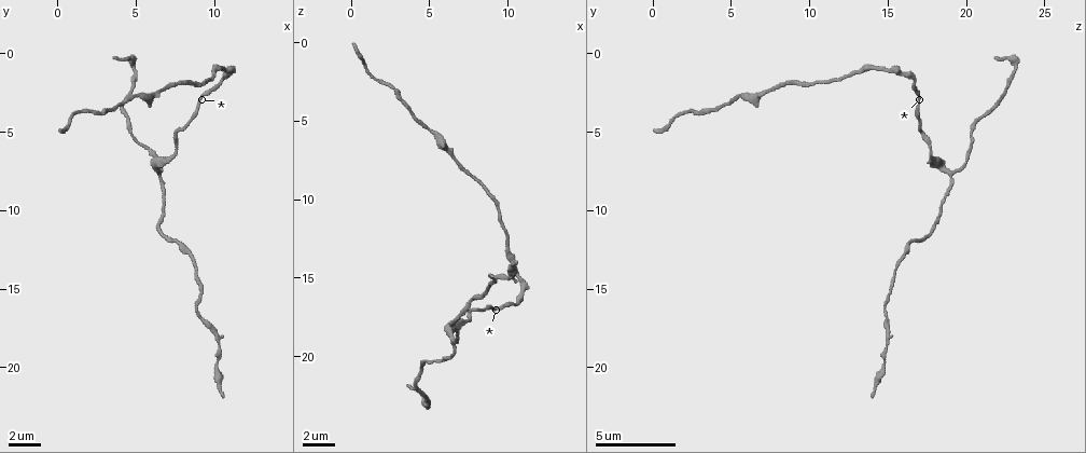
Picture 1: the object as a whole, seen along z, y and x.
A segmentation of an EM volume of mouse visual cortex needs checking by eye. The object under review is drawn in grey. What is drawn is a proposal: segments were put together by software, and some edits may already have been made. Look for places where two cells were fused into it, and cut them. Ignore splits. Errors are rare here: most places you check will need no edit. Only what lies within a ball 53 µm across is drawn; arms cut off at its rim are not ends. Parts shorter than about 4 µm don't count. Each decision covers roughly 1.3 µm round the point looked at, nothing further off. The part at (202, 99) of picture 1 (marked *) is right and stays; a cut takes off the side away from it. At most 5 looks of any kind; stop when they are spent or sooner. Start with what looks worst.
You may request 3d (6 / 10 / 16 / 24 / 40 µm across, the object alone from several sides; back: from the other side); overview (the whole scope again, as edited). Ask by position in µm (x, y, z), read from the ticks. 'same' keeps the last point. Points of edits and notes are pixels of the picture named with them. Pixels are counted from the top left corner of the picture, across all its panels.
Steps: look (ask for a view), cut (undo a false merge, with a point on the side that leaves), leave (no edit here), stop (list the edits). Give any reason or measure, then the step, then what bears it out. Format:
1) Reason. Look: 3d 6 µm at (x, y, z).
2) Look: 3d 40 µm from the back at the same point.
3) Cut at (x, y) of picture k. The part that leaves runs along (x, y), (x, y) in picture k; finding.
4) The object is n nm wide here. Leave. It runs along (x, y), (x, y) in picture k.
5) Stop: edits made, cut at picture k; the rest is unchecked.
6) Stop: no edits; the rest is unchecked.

Side arm on a straight run. Look: 3d 10 µm at (6.4, 7.8, 19.0).

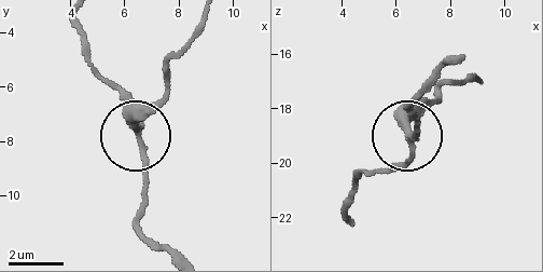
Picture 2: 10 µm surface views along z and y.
The side arm is 12 µm long. Leave. One cell here.

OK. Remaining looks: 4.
A narrow waist. Look: 3d 10 µm at (10.4, 1.0, 14.8).

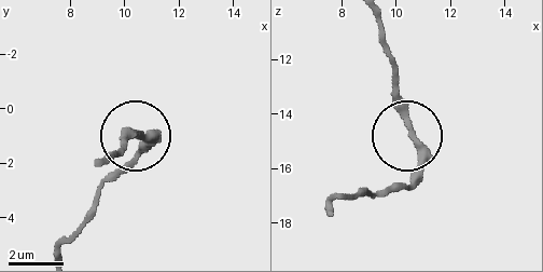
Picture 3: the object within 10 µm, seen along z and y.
Leave. It runs along (377, 196), (409, 182), (416, 168), (409, 112), (391, 59) in picture 3; all the same cell.

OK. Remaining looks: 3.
Calibre changes. Look: 3d 10 µm at (5.0, 1.6, 22.8).

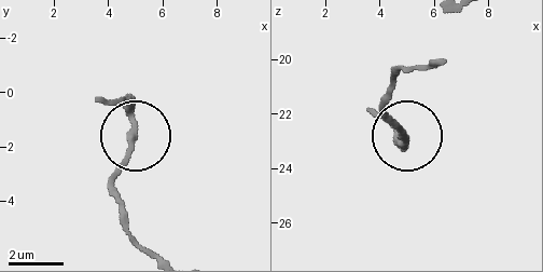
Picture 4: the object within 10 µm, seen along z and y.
Leave. All the same cell.

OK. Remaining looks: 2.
Stop: no edits; the rest is unchecked.

